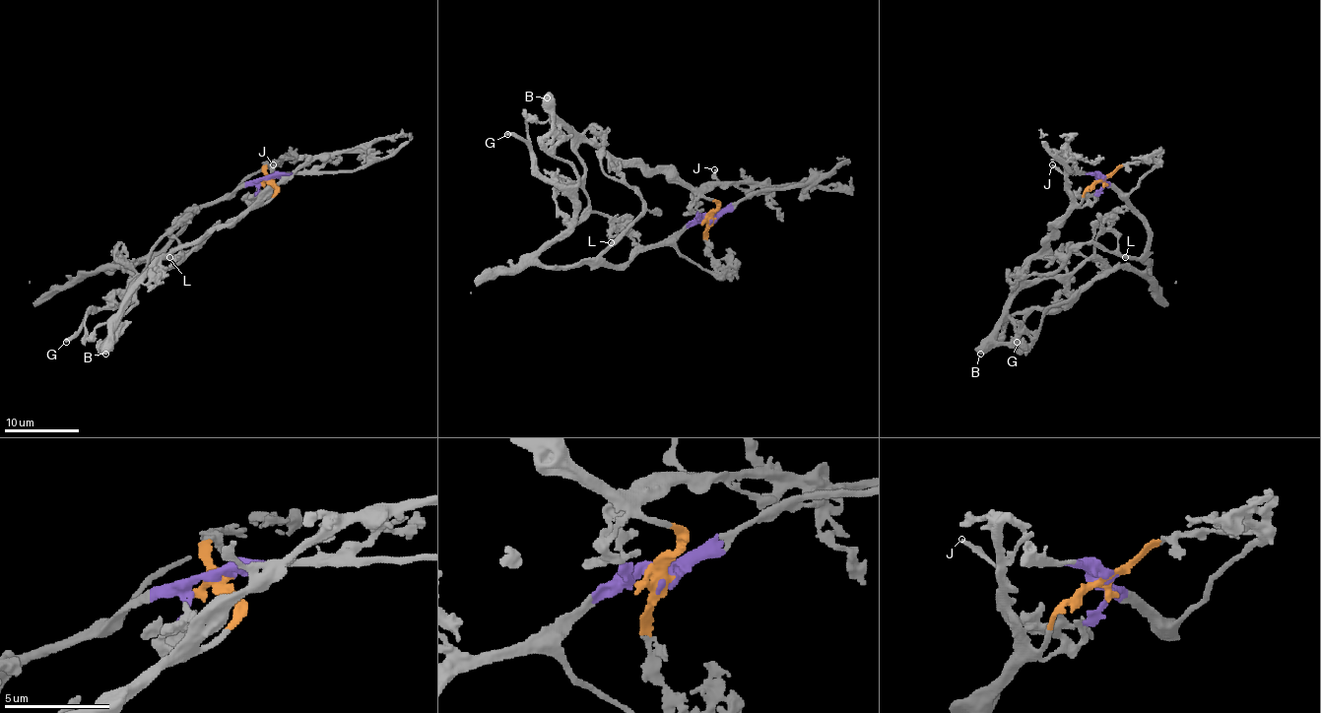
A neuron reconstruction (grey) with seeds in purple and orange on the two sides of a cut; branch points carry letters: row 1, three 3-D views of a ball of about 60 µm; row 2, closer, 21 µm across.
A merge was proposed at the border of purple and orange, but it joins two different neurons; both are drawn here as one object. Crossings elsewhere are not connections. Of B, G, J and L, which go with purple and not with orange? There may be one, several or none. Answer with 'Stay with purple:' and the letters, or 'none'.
Stay with purple: G, L

